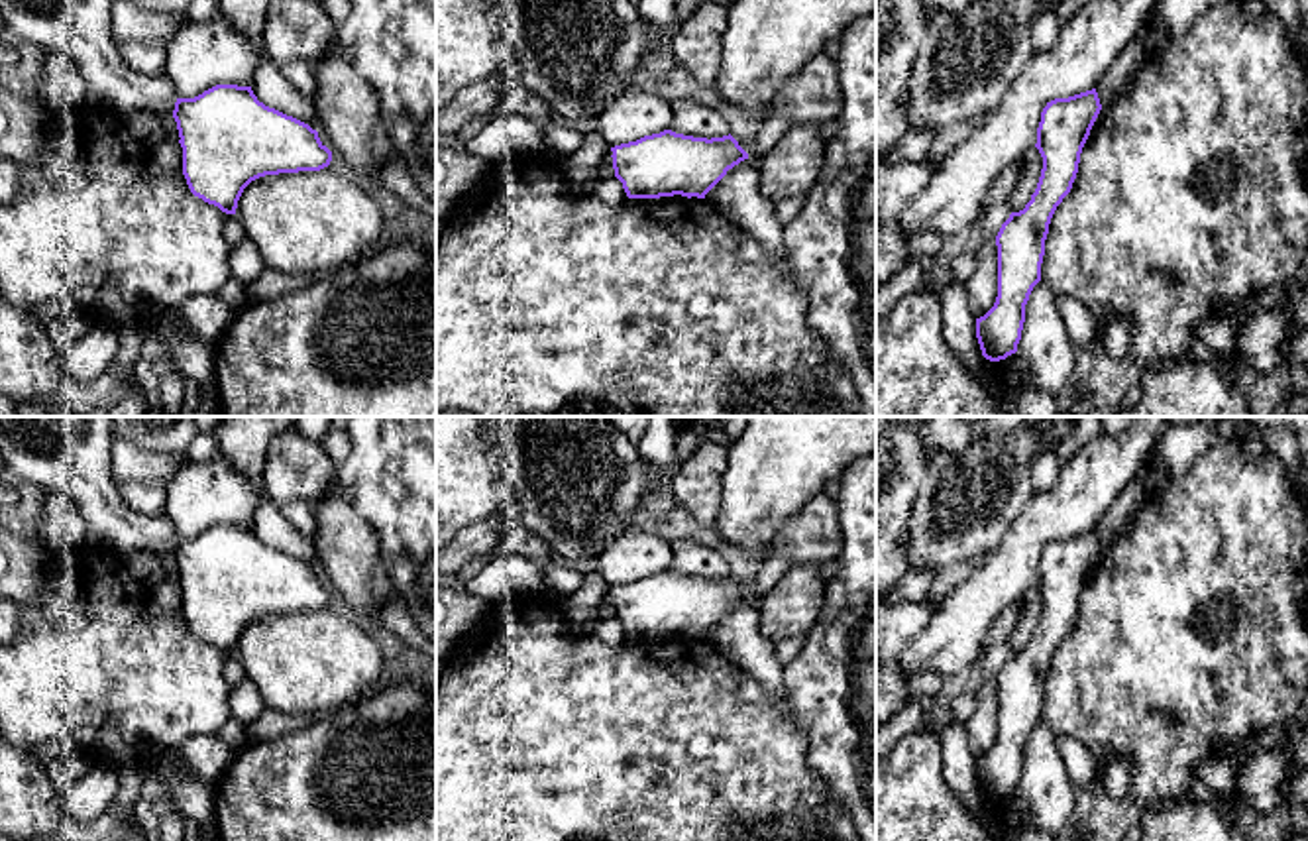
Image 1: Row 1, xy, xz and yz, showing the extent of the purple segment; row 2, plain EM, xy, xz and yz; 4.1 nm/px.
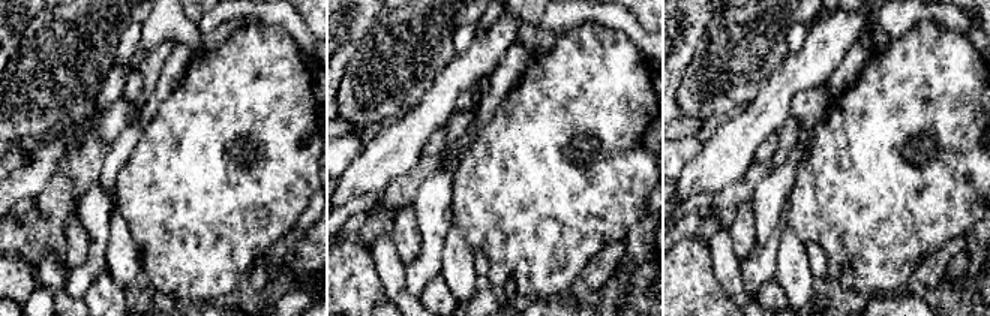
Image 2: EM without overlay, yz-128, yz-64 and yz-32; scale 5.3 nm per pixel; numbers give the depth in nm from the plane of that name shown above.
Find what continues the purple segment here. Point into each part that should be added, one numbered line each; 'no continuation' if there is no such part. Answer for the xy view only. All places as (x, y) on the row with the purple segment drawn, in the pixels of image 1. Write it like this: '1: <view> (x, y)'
1: xy (79, 28)

